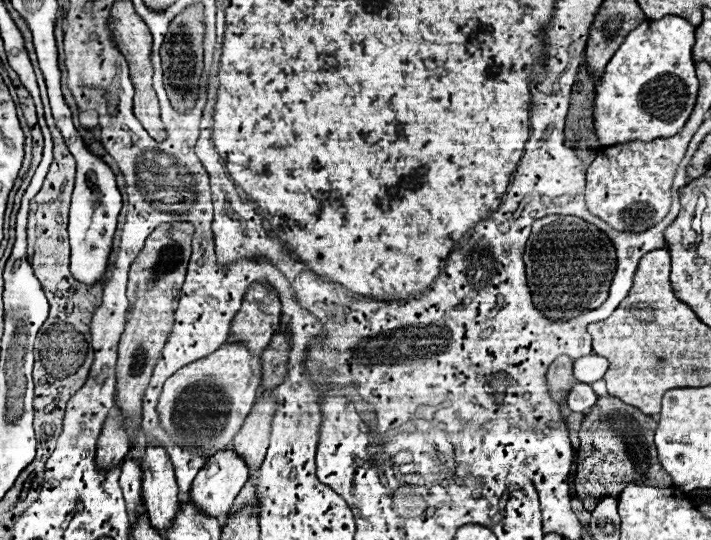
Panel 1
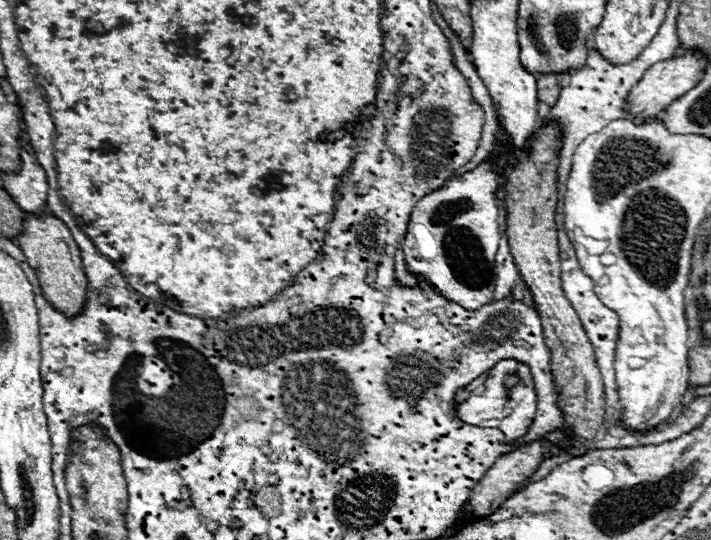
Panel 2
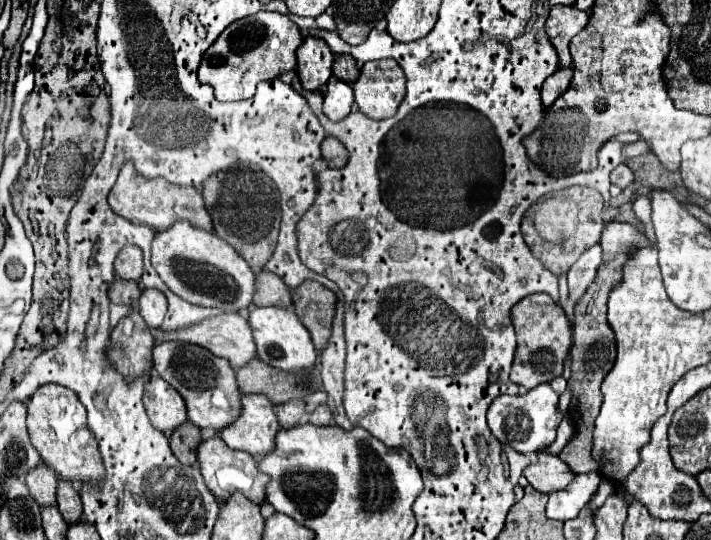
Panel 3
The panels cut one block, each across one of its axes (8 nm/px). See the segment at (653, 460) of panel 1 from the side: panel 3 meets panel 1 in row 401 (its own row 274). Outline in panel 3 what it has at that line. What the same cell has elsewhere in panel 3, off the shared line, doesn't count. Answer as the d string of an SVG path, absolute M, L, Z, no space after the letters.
M618 256L616 260L602 264L598 268L596 280L590 284L578 306L574 308L574 346L572 346L572 378L568 380L568 388L572 390L572 402L568 416L574 424L574 434L568 440L568 444L560 450L560 458L568 462L568 466L576 474L588 474L598 470L596 460L592 458L592 432L594 432L594 420L600 410L602 394L600 384L606 378L606 374L614 366L616 358L616 340L614 334L606 322L606 302L608 302L608 290L620 280L620 270L624 266L628 256Z

